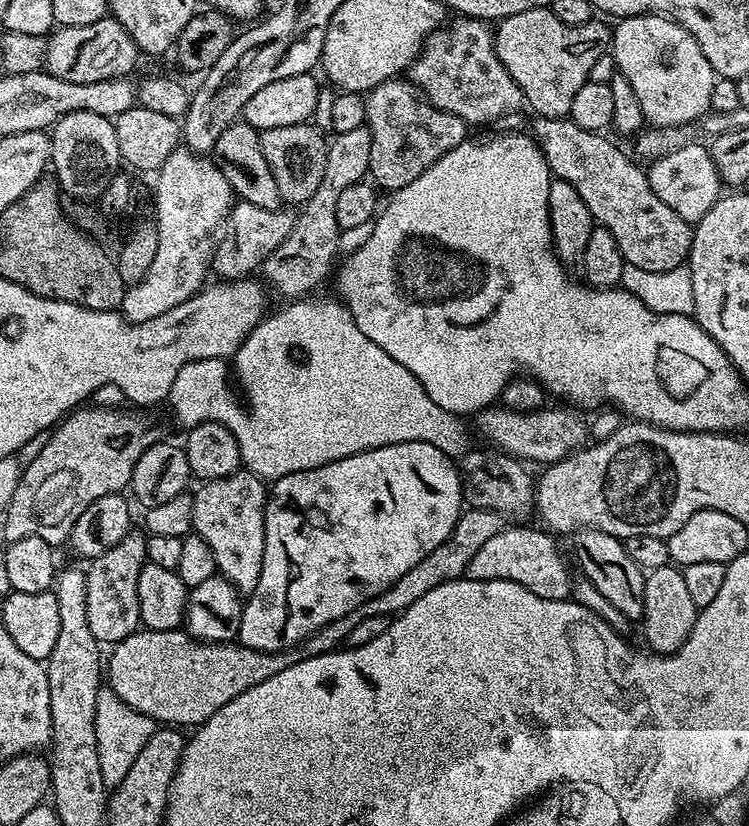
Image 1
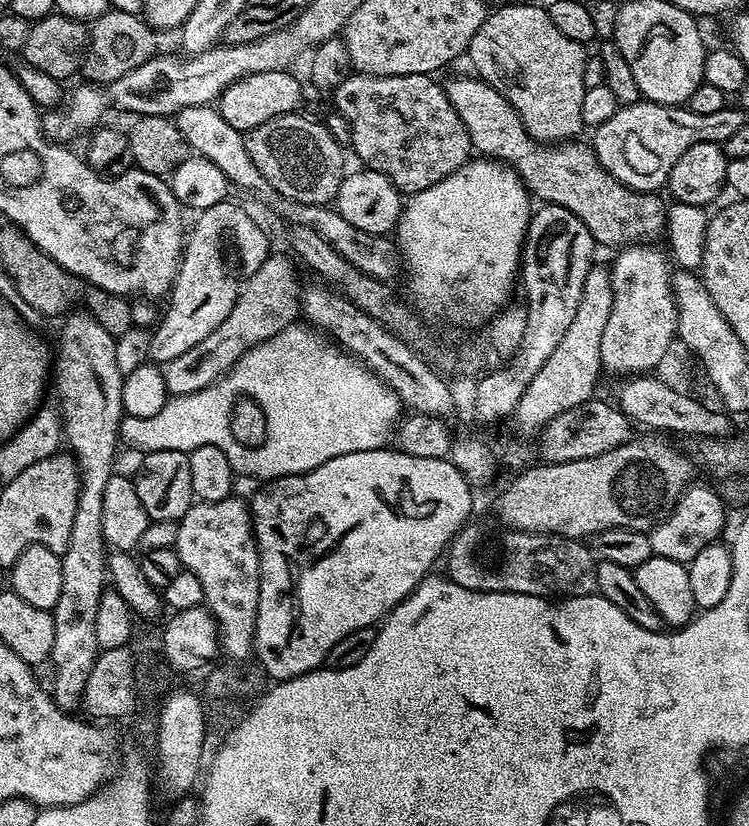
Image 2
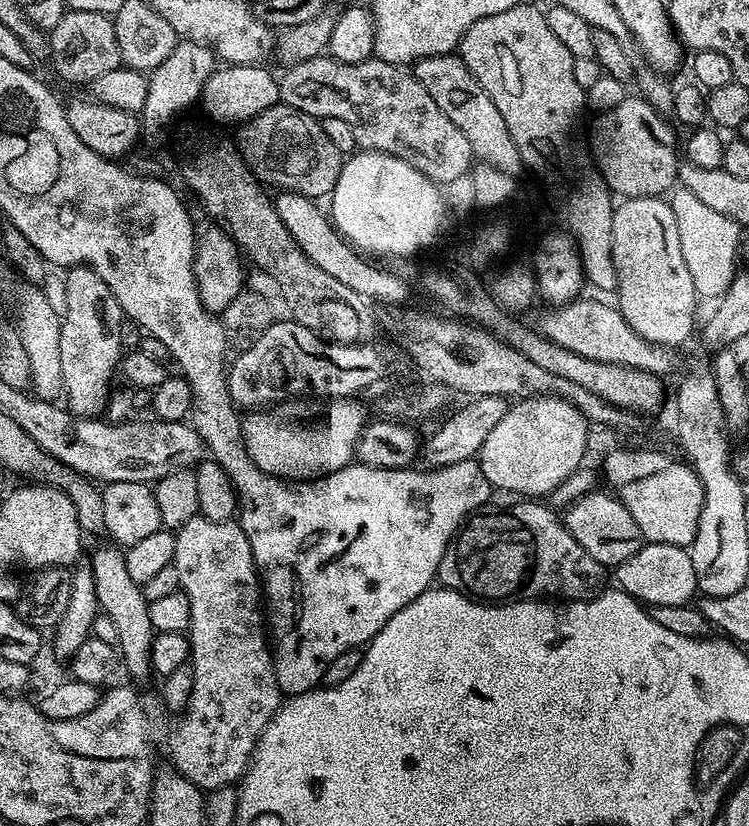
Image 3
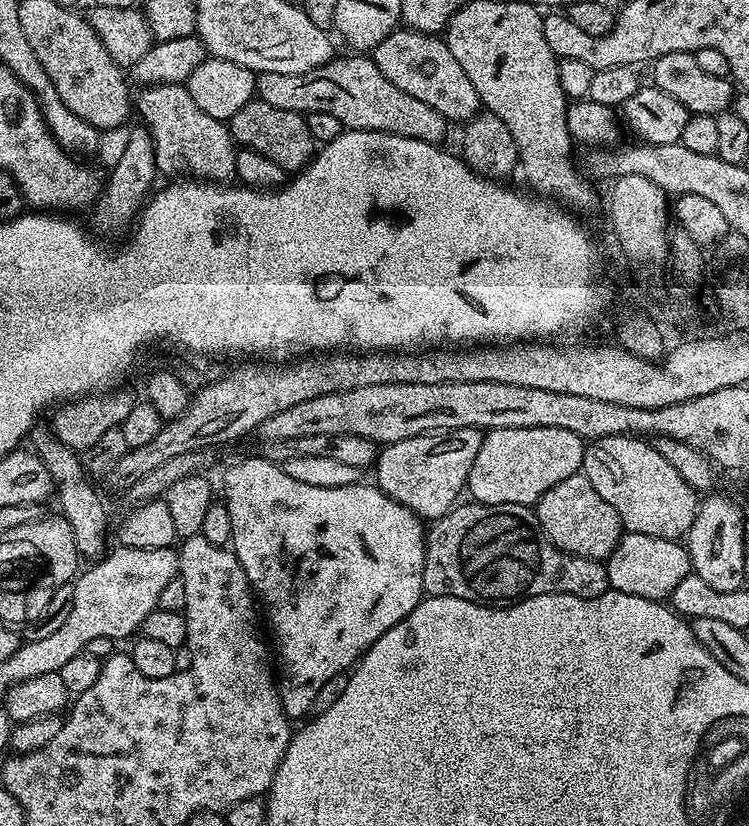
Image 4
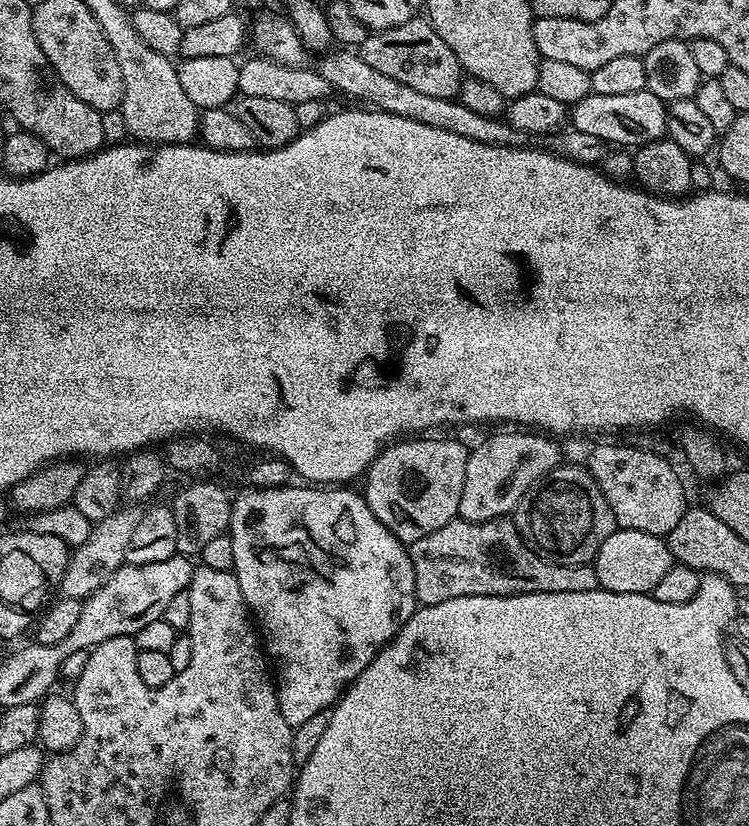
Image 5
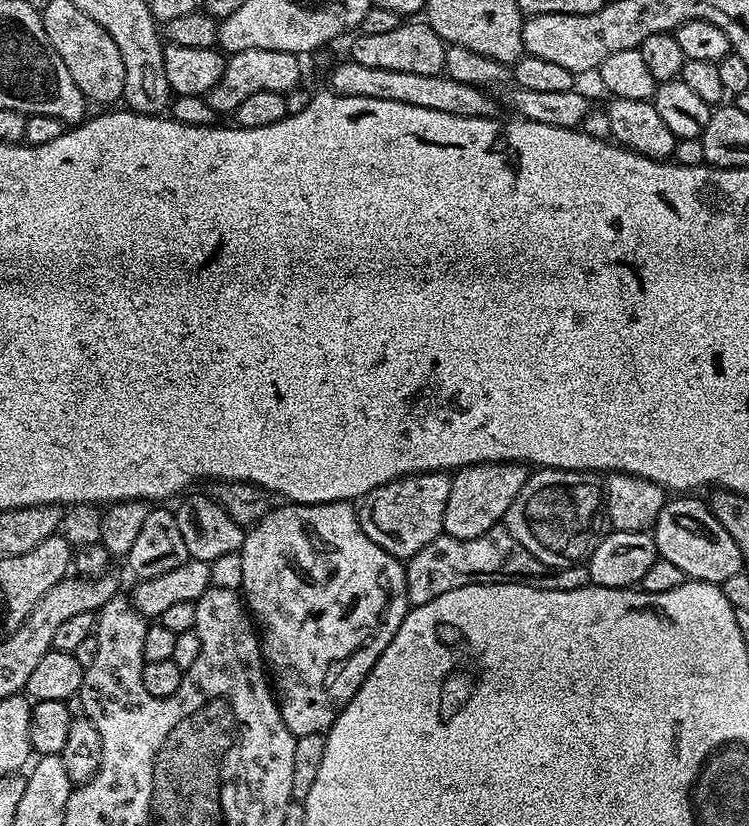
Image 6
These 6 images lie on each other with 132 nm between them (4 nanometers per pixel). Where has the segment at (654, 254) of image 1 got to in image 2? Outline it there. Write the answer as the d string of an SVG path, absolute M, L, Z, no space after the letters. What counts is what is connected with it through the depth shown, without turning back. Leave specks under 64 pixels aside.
M475 75L456 76L444 84L450 106L458 110L473 149L481 157L511 168L537 201L557 204L574 214L590 230L597 245L620 250L627 245L656 242L665 235L666 204L659 195L635 192L614 178L596 160L587 143L565 142L551 146L540 144L522 126L520 115L498 90Z

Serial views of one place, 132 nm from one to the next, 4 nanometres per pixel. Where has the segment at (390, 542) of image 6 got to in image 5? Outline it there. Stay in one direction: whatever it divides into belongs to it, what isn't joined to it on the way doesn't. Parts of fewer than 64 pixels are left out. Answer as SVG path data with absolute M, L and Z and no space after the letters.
M404 438L383 448L369 466L362 483L363 503L370 506L374 518L399 538L405 546L442 530L446 522L457 519L460 515L458 502L462 502L462 482L466 482L466 462L470 451L467 443L456 440L424 440L428 438Z

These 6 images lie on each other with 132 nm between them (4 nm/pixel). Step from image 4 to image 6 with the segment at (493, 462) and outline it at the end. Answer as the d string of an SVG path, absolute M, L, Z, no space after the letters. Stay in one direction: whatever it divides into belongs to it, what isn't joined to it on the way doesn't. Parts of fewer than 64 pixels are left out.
M471 464L455 469L450 498L446 502L443 535L469 540L497 527L503 521L506 510L510 510L518 490L522 490L529 475L529 469L522 464Z

